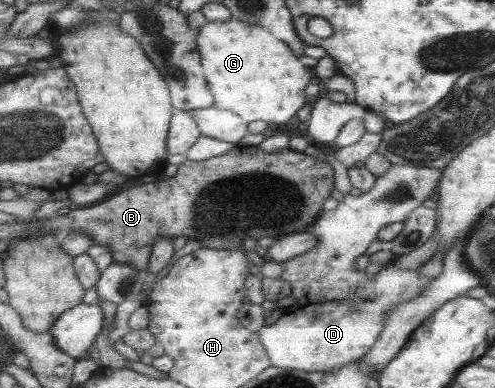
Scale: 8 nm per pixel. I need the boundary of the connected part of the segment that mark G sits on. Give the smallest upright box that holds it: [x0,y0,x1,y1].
[196,16,314,127]

